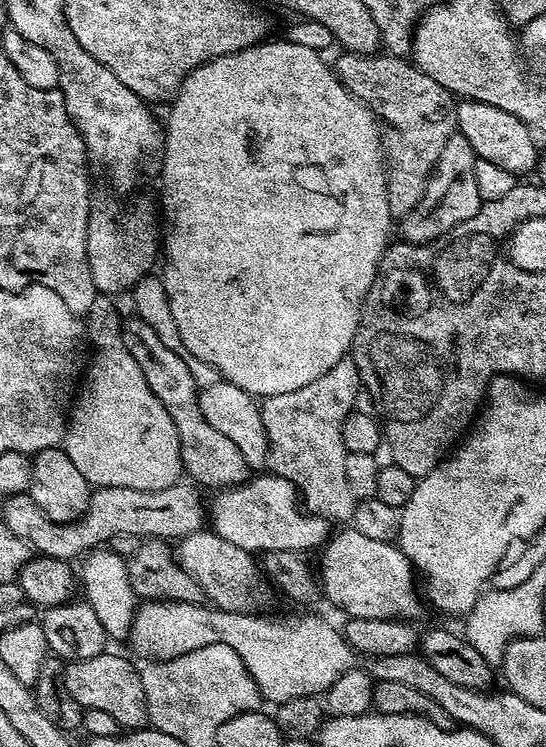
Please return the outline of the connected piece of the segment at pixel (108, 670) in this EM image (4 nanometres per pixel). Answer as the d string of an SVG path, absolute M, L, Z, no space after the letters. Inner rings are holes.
M106 650L94 658L73 660L65 667L66 690L74 697L81 708L103 710L111 714L114 722L118 722L121 729L135 730L148 724L146 710L146 694L142 690L140 668L132 665L124 656L115 656L112 650Z

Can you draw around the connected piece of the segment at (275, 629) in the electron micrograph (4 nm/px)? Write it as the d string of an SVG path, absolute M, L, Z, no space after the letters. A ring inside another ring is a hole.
M149 600L135 611L127 643L149 661L169 660L202 646L225 644L242 658L246 670L260 688L260 695L272 706L290 702L290 698L319 697L347 671L357 667L358 653L351 648L344 633L320 616L296 616L293 620L271 620L248 612L228 612L207 603Z

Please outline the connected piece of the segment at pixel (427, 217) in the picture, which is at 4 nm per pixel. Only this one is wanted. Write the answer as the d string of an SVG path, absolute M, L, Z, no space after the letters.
M457 130L450 136L427 182L426 190L423 191L422 203L399 221L398 232L401 232L401 239L405 243L426 244L437 240L454 225L468 221L478 212L483 200L478 194L478 186L475 185L474 162L477 159L476 152L464 135Z

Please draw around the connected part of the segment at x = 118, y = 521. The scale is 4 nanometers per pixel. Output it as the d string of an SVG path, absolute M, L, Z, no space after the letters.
M188 482L166 486L166 490L96 488L79 520L56 524L42 514L32 495L19 492L17 496L9 496L3 501L2 522L18 539L24 540L33 553L72 562L75 556L80 558L101 546L107 546L110 538L118 534L136 534L143 538L163 538L168 542L176 542L201 531L206 524L206 500L199 494Z

